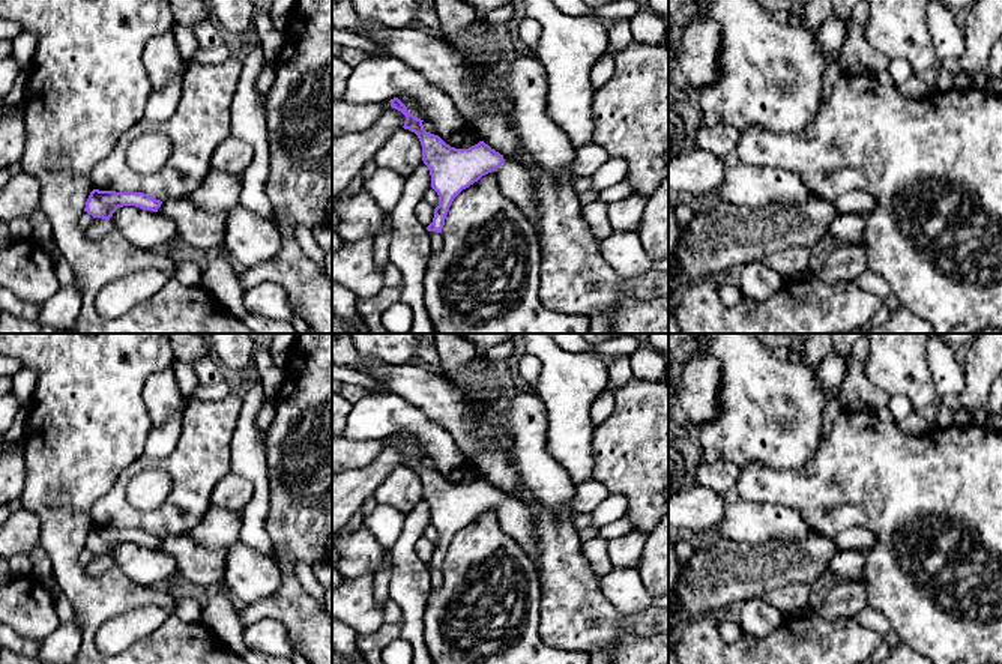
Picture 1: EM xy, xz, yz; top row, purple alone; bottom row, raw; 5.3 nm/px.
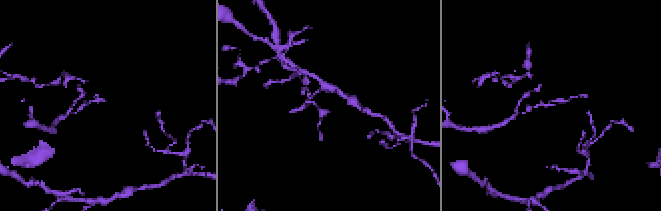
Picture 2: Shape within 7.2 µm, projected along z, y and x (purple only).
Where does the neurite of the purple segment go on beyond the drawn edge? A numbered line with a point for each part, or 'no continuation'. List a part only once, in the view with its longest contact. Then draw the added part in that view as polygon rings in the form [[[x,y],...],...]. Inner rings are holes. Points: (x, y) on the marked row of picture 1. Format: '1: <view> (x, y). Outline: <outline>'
1: xz (516, 182). Outline: [[[505,161],[497,168],[500,192],[514,201],[536,227],[539,209],[536,201],[536,182],[530,171],[518,162]]]

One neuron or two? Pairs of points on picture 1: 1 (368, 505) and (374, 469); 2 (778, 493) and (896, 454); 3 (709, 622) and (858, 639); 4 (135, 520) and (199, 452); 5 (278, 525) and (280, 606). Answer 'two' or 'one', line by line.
1: two
2: one
3: one
4: one
5: one

